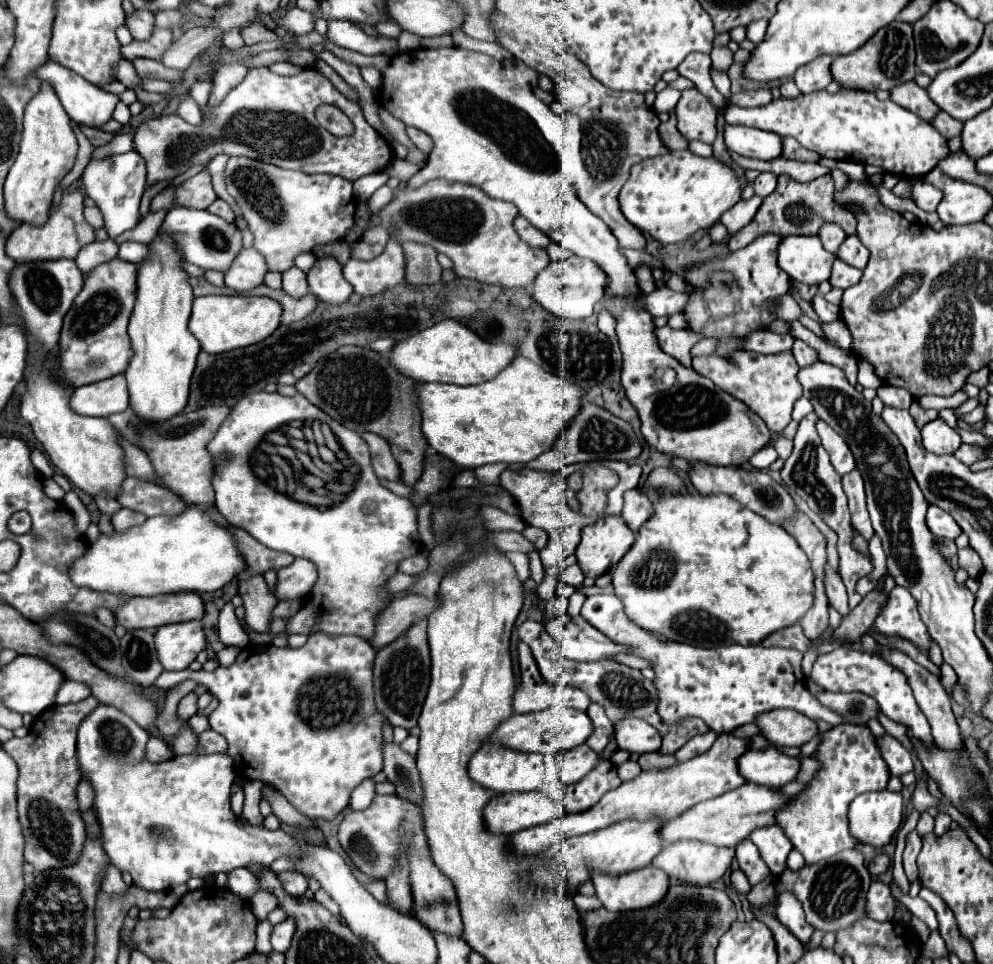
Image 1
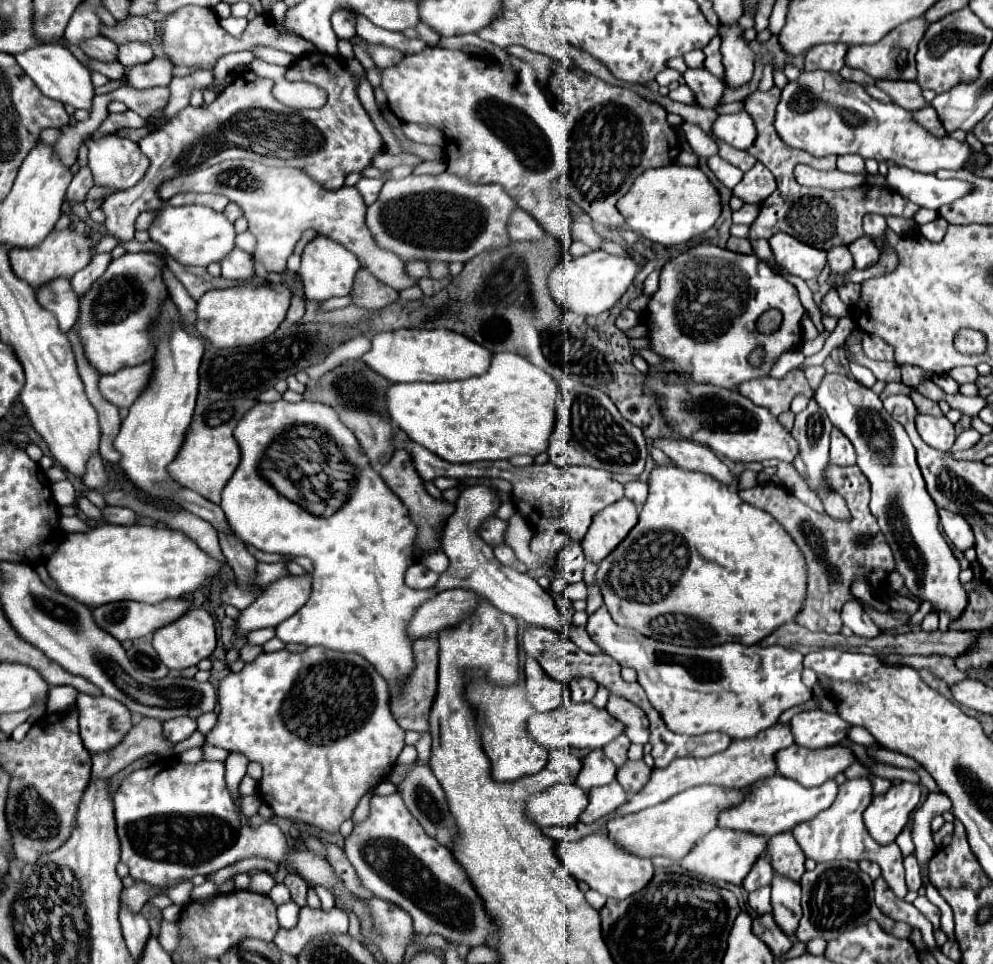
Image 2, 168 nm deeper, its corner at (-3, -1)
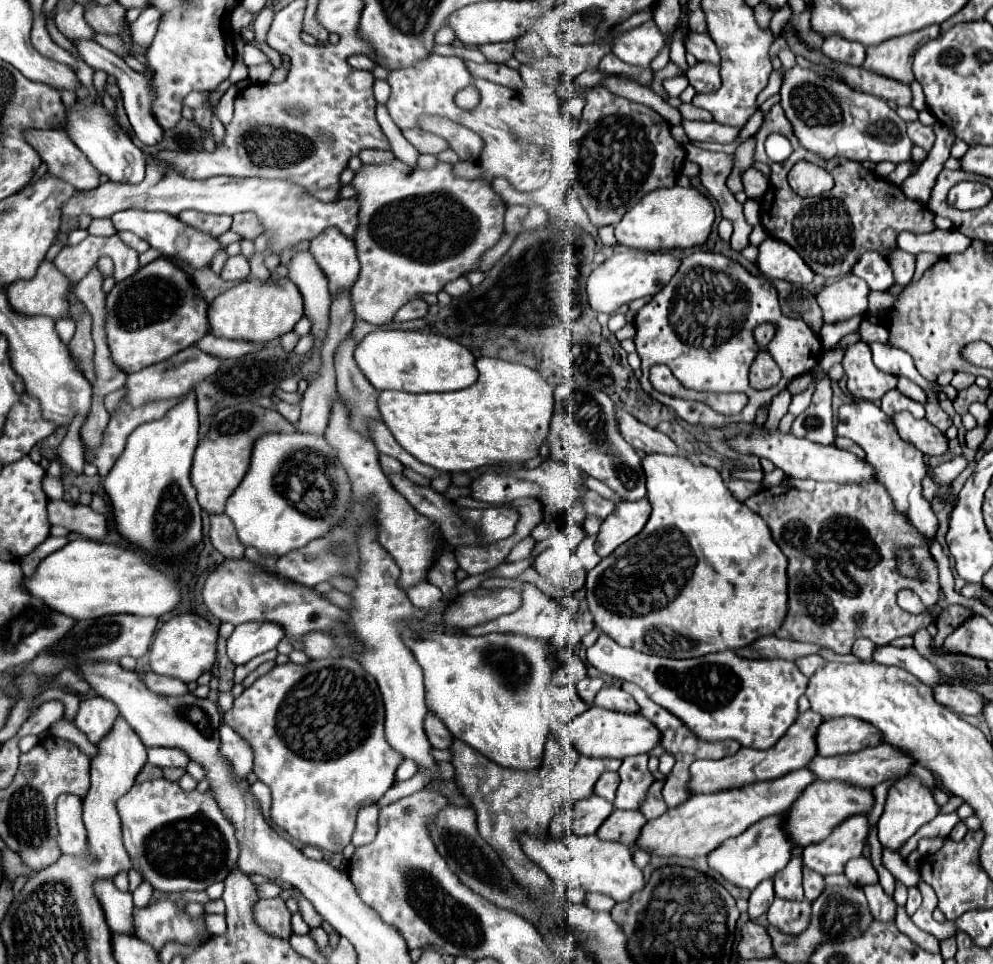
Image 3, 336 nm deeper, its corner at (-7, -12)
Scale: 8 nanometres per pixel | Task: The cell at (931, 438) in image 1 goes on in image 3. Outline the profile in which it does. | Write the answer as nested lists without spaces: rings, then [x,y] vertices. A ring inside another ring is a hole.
[[[907,411],[893,417],[899,435],[911,441],[925,455],[943,455],[949,451],[949,439],[943,431],[931,425],[927,419],[915,419]]]

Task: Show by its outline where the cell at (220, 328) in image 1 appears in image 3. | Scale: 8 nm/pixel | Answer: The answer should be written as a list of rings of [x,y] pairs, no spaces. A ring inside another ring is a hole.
[[[247,279],[229,291],[217,295],[209,305],[209,333],[225,339],[239,339],[249,343],[269,343],[289,333],[303,315],[303,297],[291,279],[281,283]]]

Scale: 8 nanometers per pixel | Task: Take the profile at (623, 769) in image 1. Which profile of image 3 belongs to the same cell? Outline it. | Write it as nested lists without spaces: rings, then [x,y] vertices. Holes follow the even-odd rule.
[[[653,781],[649,791],[647,791],[647,797],[641,805],[641,813],[645,815],[645,819],[657,819],[659,815],[663,815],[667,811],[667,805],[661,797],[661,789],[663,789],[663,781]]]

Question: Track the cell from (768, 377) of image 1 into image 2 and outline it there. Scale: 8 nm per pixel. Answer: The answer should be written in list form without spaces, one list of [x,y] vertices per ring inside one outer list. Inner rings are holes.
[[[793,370],[783,380],[775,380],[771,376],[749,380],[739,386],[739,394],[751,398],[753,404],[765,406],[775,416],[779,416],[781,412],[789,410],[789,404],[797,394],[811,396],[811,388],[807,384],[807,378],[801,372]]]

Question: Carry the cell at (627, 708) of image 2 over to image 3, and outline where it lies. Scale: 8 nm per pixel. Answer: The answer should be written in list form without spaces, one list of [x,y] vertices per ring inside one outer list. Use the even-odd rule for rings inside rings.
[[[603,687],[595,697],[595,705],[619,713],[633,713],[633,715],[635,711],[639,713],[639,705],[635,703],[635,699],[631,699],[631,695],[627,695],[623,689],[617,687]]]

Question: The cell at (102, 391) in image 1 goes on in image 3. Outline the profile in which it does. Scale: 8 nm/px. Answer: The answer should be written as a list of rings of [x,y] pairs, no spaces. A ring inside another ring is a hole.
[[[187,347],[183,351],[179,351],[177,355],[169,357],[167,361],[161,361],[161,363],[155,363],[151,367],[145,367],[137,373],[131,373],[127,375],[127,381],[125,381],[125,397],[123,401],[129,403],[131,407],[141,407],[145,403],[151,403],[151,401],[165,401],[165,399],[177,399],[181,395],[185,395],[191,387],[195,387],[195,383],[199,383],[199,379],[205,379],[207,375],[215,373],[219,369],[219,359],[217,357],[211,357],[195,347]]]

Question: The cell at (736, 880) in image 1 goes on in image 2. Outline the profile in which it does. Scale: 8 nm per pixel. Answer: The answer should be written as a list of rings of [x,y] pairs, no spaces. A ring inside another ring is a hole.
[[[759,888],[749,894],[749,904],[757,914],[771,914],[771,888]]]

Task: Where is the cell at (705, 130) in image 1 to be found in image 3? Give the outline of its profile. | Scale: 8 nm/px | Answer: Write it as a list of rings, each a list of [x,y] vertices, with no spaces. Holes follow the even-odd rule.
[[[697,63],[695,67],[691,67],[687,71],[687,79],[697,93],[713,93],[713,91],[719,91],[721,87],[719,67],[713,67],[707,63]]]

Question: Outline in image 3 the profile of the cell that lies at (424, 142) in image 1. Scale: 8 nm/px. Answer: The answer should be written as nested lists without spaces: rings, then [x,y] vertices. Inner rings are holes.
[[[407,129],[403,131],[403,137],[419,151],[419,153],[431,153],[437,155],[445,149],[449,149],[447,141],[435,133],[427,133],[423,129]]]

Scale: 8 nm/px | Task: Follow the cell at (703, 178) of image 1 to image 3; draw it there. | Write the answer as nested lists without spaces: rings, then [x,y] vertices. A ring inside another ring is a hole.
[[[675,185],[643,195],[643,199],[623,215],[621,223],[615,227],[615,237],[625,247],[665,253],[671,249],[693,249],[703,245],[713,231],[713,223],[715,213],[711,201],[693,187],[685,189]]]

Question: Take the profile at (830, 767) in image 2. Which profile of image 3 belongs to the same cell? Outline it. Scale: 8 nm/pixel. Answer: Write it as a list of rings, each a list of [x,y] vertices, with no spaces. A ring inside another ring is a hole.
[[[881,743],[877,747],[869,747],[869,749],[863,749],[863,751],[851,753],[851,755],[837,755],[837,757],[815,755],[807,763],[807,769],[815,775],[817,781],[843,781],[843,783],[851,783],[851,785],[873,789],[877,783],[881,783],[885,779],[907,775],[909,767],[913,763],[915,761],[909,755],[903,755],[903,751],[895,751],[893,747],[887,747],[887,743]]]

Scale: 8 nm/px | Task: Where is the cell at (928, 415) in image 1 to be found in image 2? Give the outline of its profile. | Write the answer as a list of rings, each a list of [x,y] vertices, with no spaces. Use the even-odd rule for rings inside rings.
[[[913,392],[911,398],[913,398],[913,402],[915,402],[915,406],[917,406],[917,410],[919,410],[921,414],[931,414],[931,416],[941,416],[941,414],[943,414],[941,408],[937,406],[937,402],[933,402],[933,400],[917,394],[917,392]]]

